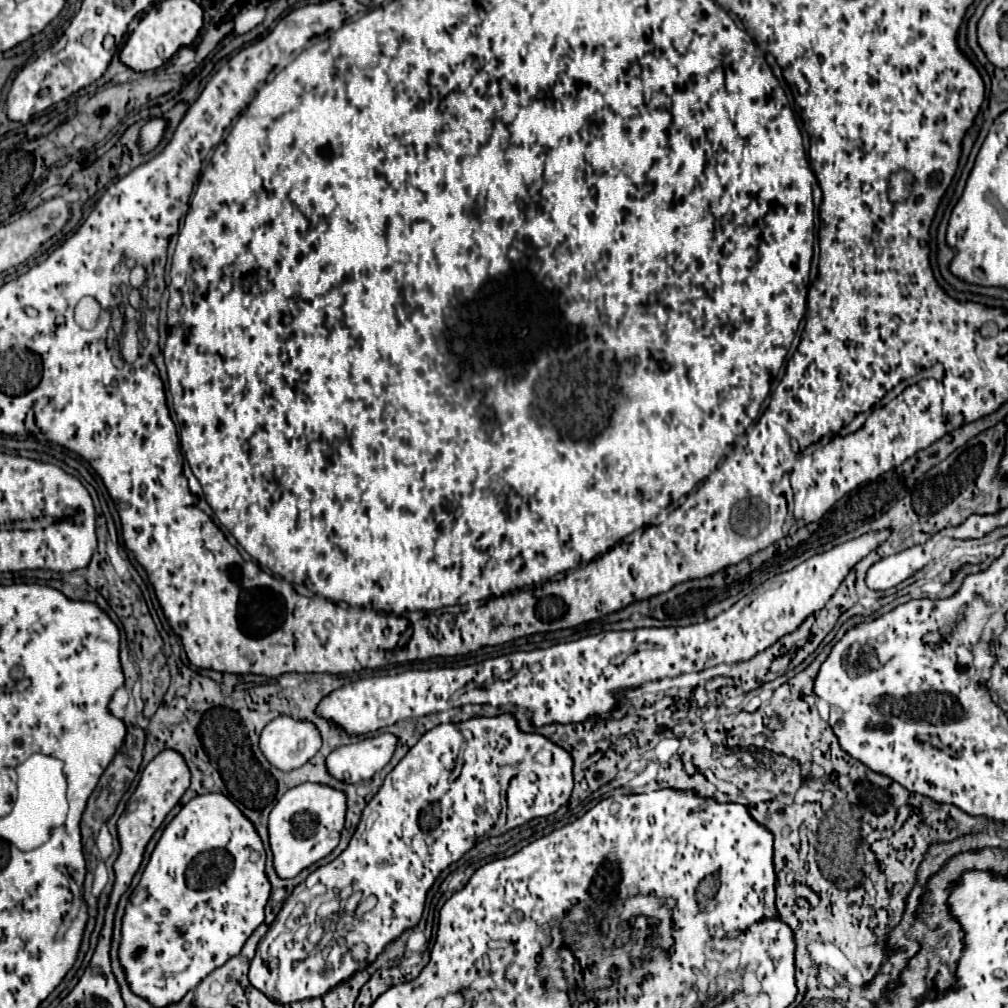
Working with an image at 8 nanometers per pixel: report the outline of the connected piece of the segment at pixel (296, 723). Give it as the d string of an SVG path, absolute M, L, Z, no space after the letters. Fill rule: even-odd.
M280 715L270 721L260 735L260 749L266 759L282 769L292 771L312 759L322 747L322 735L314 723Z

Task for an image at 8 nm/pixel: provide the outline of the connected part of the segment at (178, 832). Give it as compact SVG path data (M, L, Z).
M206 793L206 795L200 795L200 797L194 797L192 801L188 801L182 811L166 825L144 873L142 873L142 879L140 879L140 885L148 889L148 899L140 905L128 905L126 907L126 915L124 915L124 923L122 923L122 943L120 943L120 961L122 961L122 967L126 971L126 979L130 983L130 989L148 999L154 1007L164 1007L168 1003L174 1003L174 1001L180 1001L184 997L184 993L188 989L194 989L208 973L212 973L214 969L218 969L220 965L224 965L230 957L238 955L242 945L246 943L246 939L252 935L252 931L264 921L264 907L270 899L270 881L266 877L266 871L264 871L264 863L266 863L266 853L264 853L264 845L262 845L262 839L254 827L254 823L250 819L246 819L246 815L230 801L226 799L226 795L222 793Z

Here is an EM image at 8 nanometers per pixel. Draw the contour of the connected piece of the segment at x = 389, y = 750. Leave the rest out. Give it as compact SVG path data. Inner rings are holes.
M382 733L376 737L362 739L358 743L342 745L326 757L326 767L330 775L340 781L368 781L392 759L396 745L398 737L392 733Z

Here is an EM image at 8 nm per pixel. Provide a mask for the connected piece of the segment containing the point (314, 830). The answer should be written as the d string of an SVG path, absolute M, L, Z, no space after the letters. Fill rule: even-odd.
M302 783L282 795L268 819L270 847L276 873L284 879L296 877L302 869L320 861L340 843L340 831L346 823L346 793L320 783Z

